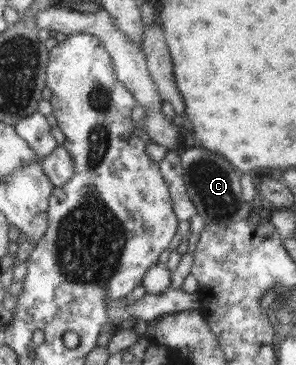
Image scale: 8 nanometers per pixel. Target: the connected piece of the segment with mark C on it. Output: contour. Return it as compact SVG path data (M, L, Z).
M207 150L203 159L192 164L189 169L184 169L183 166L182 169L186 192L191 195L193 204L197 207L197 214L205 220L206 224L230 226L253 214L252 208L242 196L239 174L236 173L235 166L232 166L224 156Z

